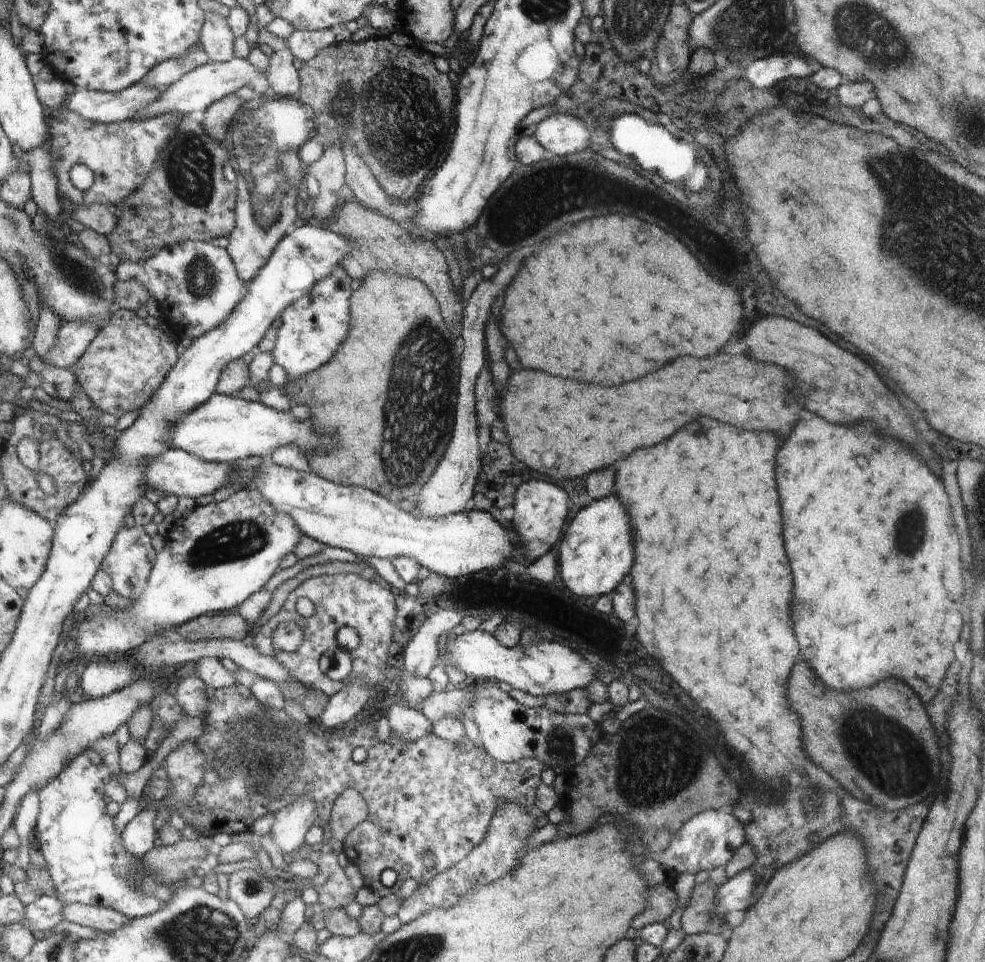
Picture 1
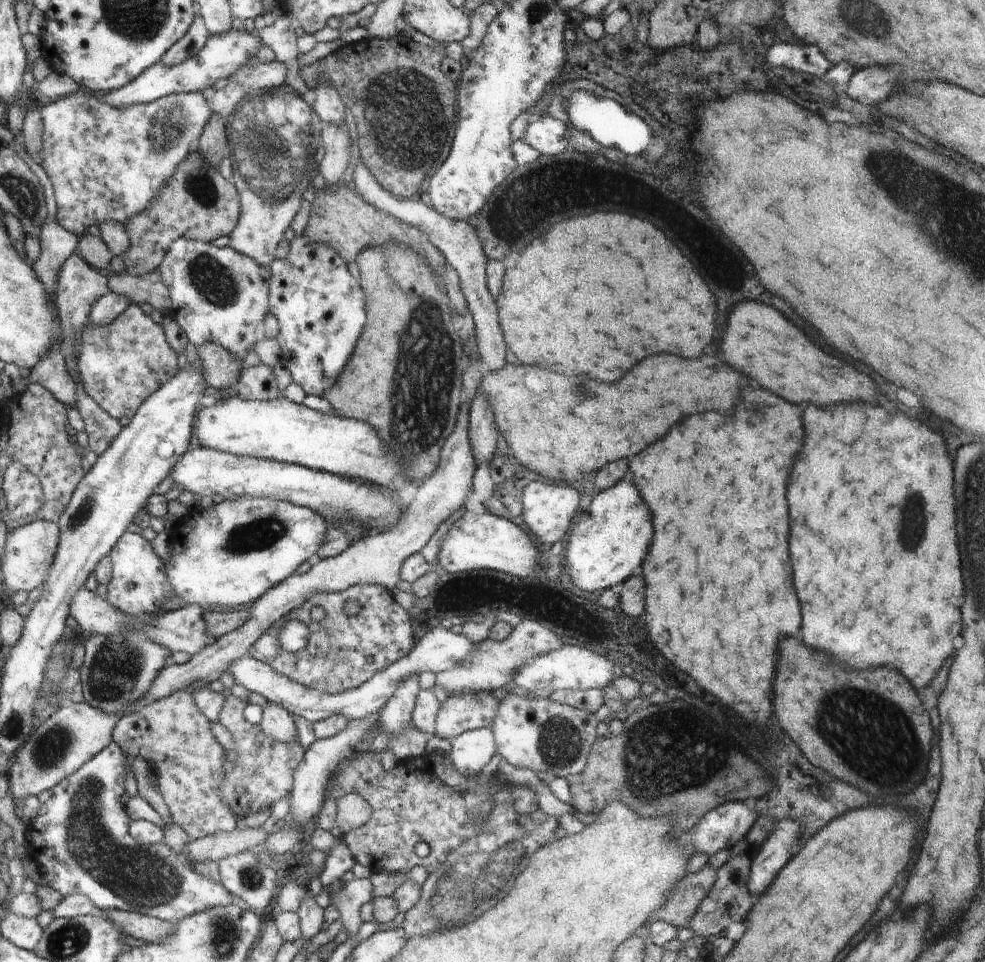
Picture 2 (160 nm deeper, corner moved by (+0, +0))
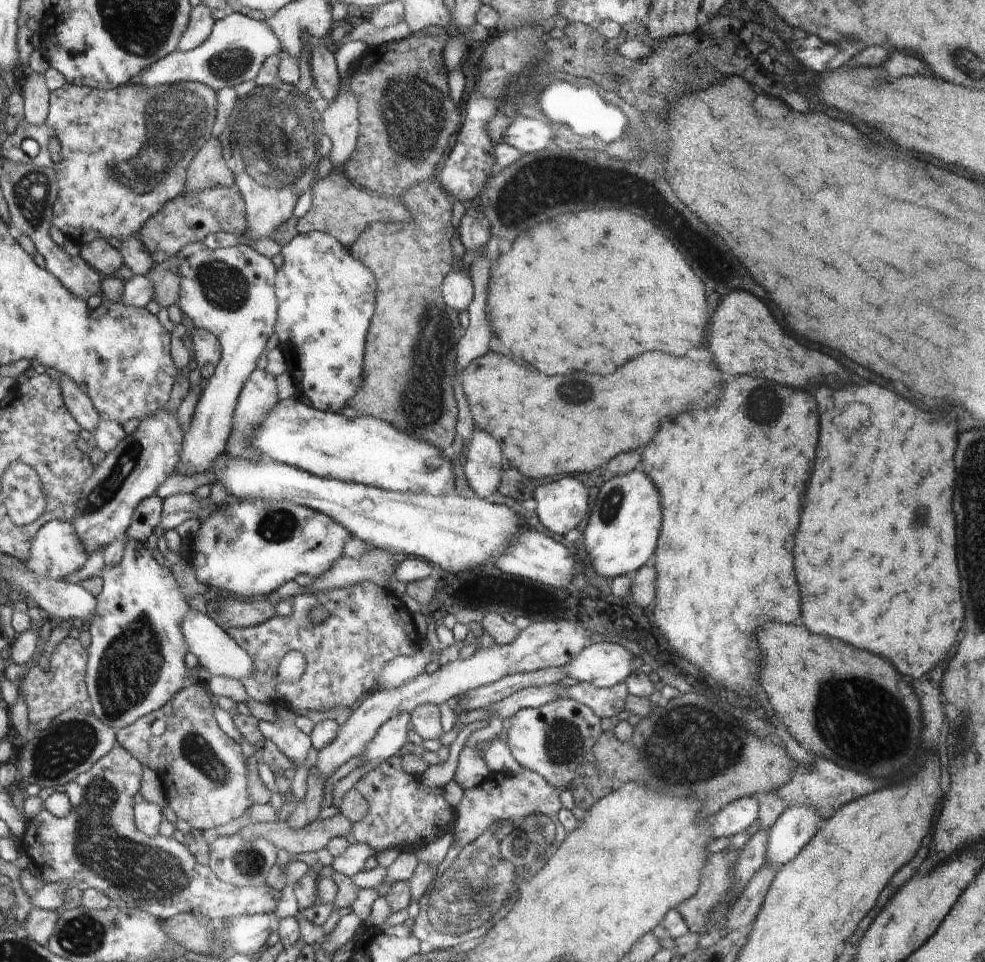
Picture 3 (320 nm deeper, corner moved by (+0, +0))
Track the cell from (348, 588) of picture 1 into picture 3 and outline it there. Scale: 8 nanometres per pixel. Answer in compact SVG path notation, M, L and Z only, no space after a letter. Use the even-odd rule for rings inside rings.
M373 582L356 583L349 587L333 588L325 591L302 593L289 600L292 612L287 617L276 615L261 625L253 627L230 627L226 632L234 642L253 659L253 677L256 680L277 680L277 670L283 656L290 650L300 651L307 660L307 668L302 678L293 685L279 683L280 691L275 698L286 706L300 710L328 710L333 706L352 707L366 691L372 691L386 663L398 657L416 654L420 648L418 630L404 602L392 592ZM314 605L323 606L327 615L322 623L313 623L309 612Z

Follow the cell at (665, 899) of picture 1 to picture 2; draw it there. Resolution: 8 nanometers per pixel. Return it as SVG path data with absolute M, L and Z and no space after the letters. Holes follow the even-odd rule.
M706 865L700 871L689 873L673 888L673 895L668 903L656 912L649 920L652 924L658 920L664 920L676 928L689 928L692 916L696 912L700 902L706 898L716 882L716 870Z

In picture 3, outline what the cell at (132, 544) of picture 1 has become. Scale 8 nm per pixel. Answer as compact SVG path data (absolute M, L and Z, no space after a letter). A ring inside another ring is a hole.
M128 533L122 560L100 574L103 588L95 596L95 611L85 625L92 636L85 685L92 714L115 730L164 707L190 676L184 664L189 645L180 622L191 606L172 573L167 567L156 566L141 539Z

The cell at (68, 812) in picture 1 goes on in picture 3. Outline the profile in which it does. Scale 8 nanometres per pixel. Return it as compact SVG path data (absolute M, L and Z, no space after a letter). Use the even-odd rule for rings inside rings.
M117 742L114 745L114 748L105 754L100 760L97 760L91 767L90 770L79 774L74 780L67 782L61 788L40 788L38 796L44 801L48 796L50 796L55 791L64 792L70 798L72 804L72 811L68 816L59 818L47 809L43 809L39 812L36 817L27 819L26 830L23 834L23 837L20 839L21 848L24 853L26 853L29 858L32 860L32 863L40 870L42 873L41 882L42 883L66 883L72 888L79 888L80 890L85 891L86 889L94 889L106 894L111 898L111 901L114 901L116 907L121 909L144 909L146 912L149 912L152 916L155 916L159 919L169 919L174 915L180 913L190 913L196 915L198 920L202 923L212 921L215 923L222 922L223 920L228 920L233 917L239 917L242 915L261 915L264 913L274 913L278 904L278 901L281 900L281 892L278 889L273 889L268 886L266 887L237 887L231 884L222 881L214 872L209 865L200 864L194 857L193 854L189 851L187 844L183 845L182 843L176 841L174 837L165 837L164 835L152 835L148 836L146 833L138 830L136 826L136 820L132 816L132 806L134 806L134 796L136 792L140 790L140 780L142 780L142 766L140 766L141 761L137 757L133 757L125 748L122 748L122 745L119 745Z

